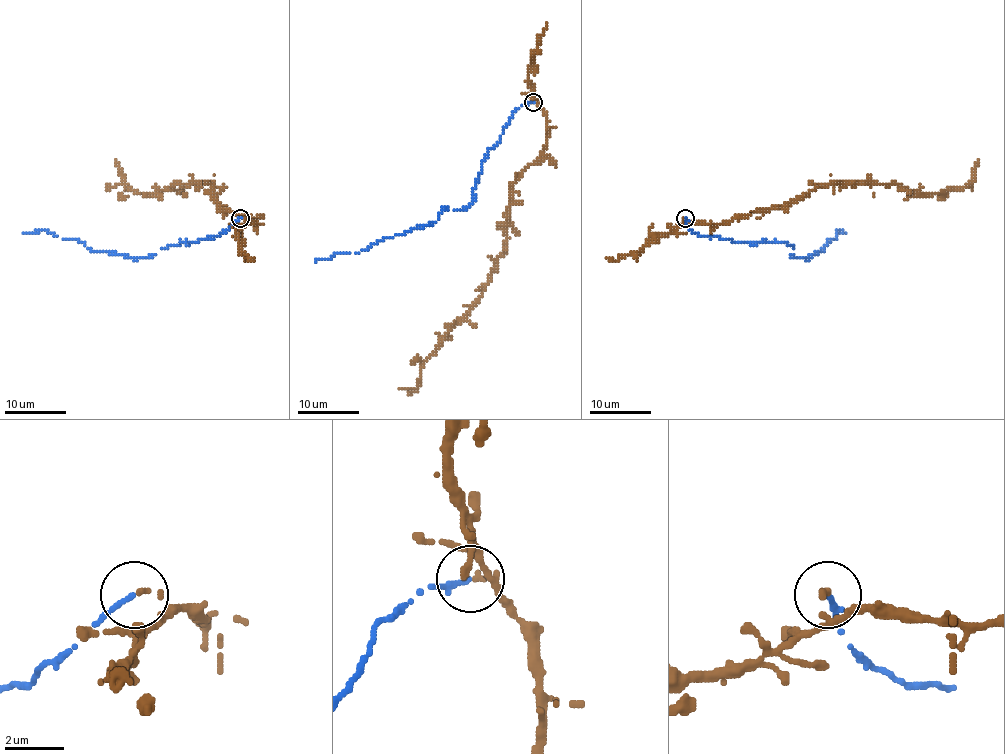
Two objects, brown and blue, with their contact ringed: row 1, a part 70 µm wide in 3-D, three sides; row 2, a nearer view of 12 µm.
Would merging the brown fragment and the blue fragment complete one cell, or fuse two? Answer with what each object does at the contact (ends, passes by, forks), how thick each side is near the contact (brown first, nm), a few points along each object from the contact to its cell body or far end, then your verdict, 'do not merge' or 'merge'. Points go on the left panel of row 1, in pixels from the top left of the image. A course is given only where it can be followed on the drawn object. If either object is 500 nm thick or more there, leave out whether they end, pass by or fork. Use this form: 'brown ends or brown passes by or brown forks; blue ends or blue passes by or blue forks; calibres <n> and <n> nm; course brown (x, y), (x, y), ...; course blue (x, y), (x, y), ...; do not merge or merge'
brown ends; blue ends; calibres 140 and 170 nm; course brown (241, 218), (218, 208), (213, 186), (205, 181), (133, 192), (115, 158); course blue (241, 218), (221, 234), (188, 244), (181, 241), (142, 258), (93, 251), (78, 240), (47, 231), (22, 234); do not merge

